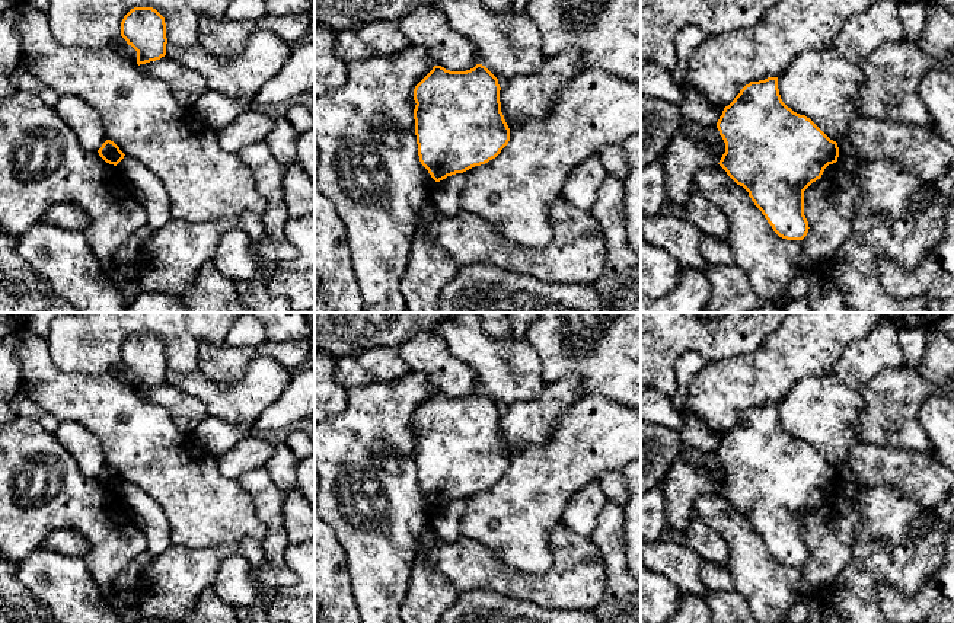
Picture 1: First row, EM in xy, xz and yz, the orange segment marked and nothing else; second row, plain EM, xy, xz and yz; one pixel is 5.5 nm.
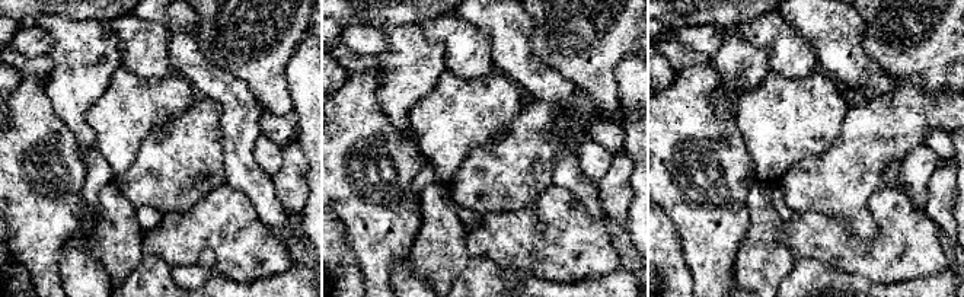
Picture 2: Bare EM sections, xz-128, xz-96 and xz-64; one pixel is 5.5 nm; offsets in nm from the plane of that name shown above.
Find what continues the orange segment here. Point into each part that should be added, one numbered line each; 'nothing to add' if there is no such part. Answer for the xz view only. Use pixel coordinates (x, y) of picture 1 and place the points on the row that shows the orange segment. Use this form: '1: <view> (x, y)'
nothing to add

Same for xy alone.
nothing to add

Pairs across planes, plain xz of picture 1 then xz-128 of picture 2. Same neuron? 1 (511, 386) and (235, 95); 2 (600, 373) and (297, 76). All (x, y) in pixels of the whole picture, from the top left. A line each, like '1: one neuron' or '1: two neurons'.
1: one neuron
2: two neurons

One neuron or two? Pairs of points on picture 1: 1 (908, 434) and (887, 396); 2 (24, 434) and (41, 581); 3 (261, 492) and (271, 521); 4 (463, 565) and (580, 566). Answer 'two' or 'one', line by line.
1: one
2: two
3: one
4: one

